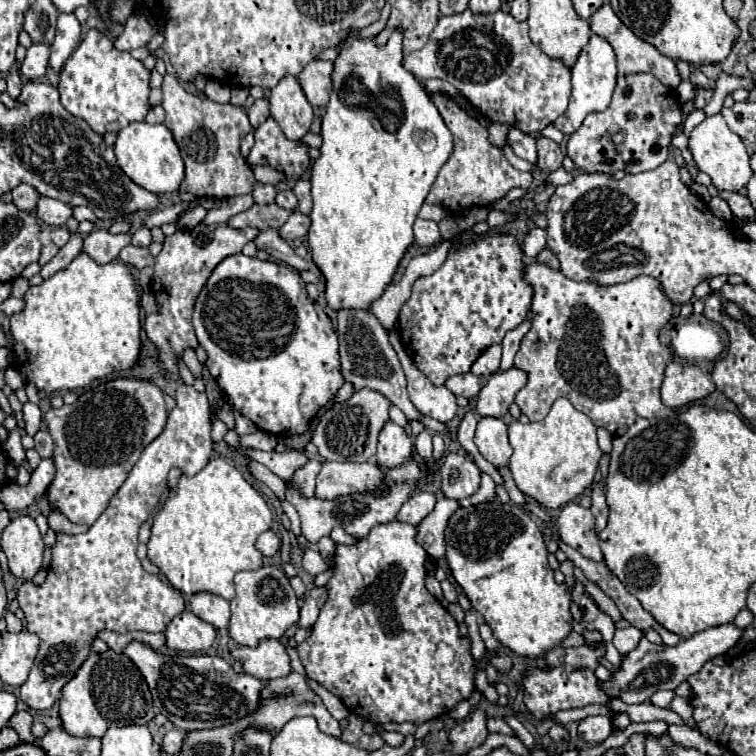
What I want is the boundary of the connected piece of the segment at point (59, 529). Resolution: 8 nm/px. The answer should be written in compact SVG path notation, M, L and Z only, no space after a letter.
M52 511L52 513L48 515L48 527L50 527L52 531L56 531L56 533L66 533L66 535L76 535L76 533L88 531L86 525L70 523L64 515L60 515L60 513L56 513L56 511Z

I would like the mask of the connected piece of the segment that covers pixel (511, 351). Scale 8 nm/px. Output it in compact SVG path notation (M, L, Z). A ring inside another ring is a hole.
M526 319L516 329L512 329L512 331L506 333L506 337L502 341L502 365L500 365L500 371L506 371L506 369L510 369L514 365L514 355L518 353L520 341L524 339L524 335L528 333L530 327L532 327L532 321Z

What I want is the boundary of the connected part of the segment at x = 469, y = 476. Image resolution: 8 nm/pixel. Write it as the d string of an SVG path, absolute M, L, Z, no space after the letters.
M450 453L444 457L442 467L442 493L450 499L466 499L478 491L480 469L466 457L466 453Z

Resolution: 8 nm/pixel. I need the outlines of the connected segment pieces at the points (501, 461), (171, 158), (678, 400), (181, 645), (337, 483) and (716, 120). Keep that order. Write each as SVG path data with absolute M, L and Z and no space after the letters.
M482 417L476 427L474 443L480 449L482 457L486 461L490 461L496 469L508 467L512 447L508 443L504 421L500 421L496 417Z
M130 123L118 133L116 145L114 145L116 161L120 169L140 187L148 189L150 193L170 193L178 191L180 181L184 179L184 163L180 157L180 151L172 139L172 133L160 123L160 125L148 125L148 123Z
M672 361L666 367L664 383L662 383L662 401L666 407L682 407L696 399L704 399L714 391L712 379L702 373L698 365L676 363Z
M184 611L178 617L174 617L164 633L166 633L166 645L170 649L188 653L206 651L216 639L216 629L206 621L200 621L190 611Z
M326 461L316 477L314 497L336 499L348 493L366 493L382 489L384 475L376 463L336 463Z
M720 113L706 117L698 127L692 129L692 133L688 135L688 149L694 157L696 167L700 171L704 171L706 175L710 175L712 185L718 191L740 191L742 187L746 187L748 179L752 177L746 145L742 143L742 139L736 133L732 133L728 129L728 125Z

